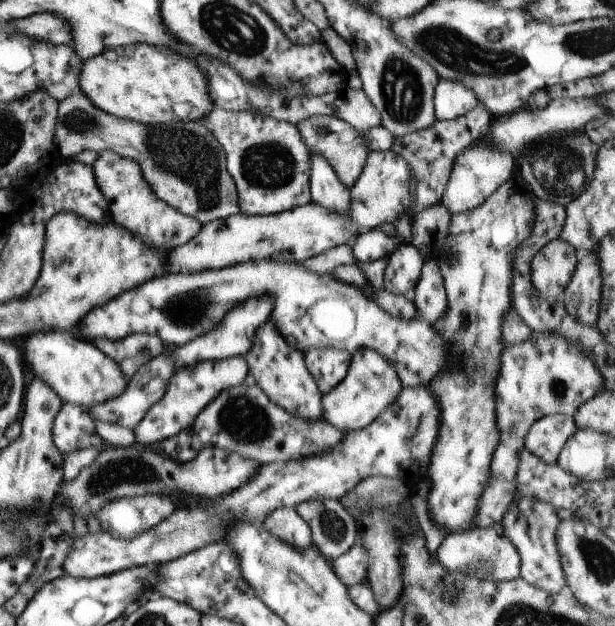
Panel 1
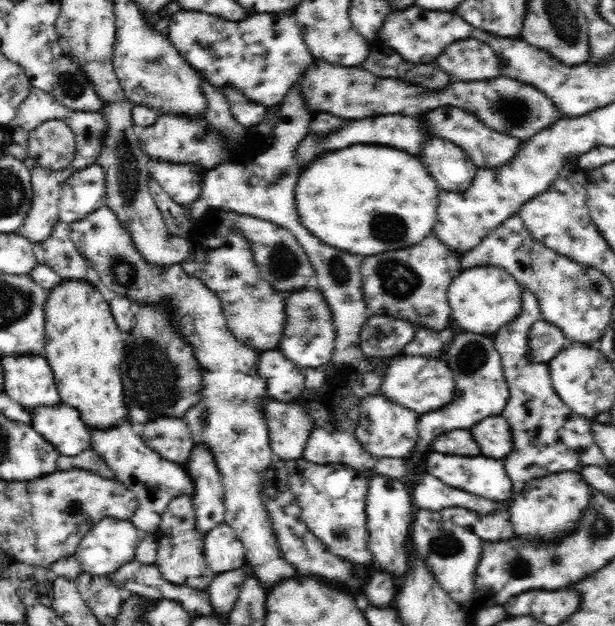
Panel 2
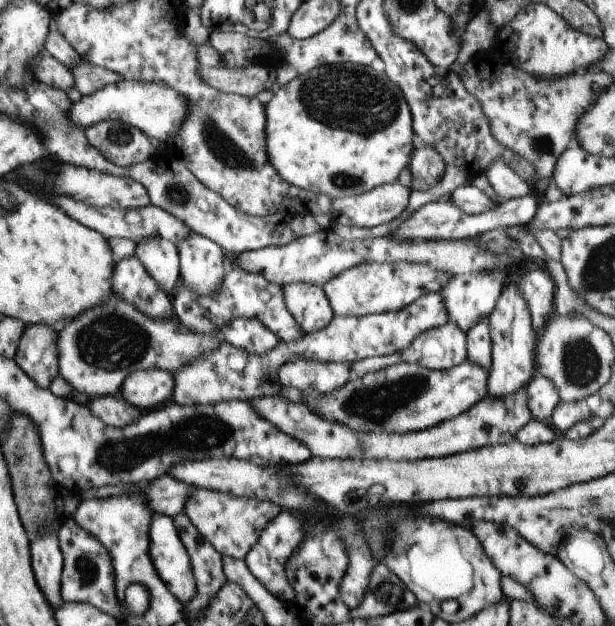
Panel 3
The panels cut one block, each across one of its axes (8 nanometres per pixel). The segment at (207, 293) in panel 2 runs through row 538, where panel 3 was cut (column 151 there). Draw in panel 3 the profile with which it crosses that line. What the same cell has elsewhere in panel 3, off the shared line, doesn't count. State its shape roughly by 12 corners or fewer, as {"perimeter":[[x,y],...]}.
{"perimeter":[[151,237],[134,255],[163,292],[179,280],[172,242]]}

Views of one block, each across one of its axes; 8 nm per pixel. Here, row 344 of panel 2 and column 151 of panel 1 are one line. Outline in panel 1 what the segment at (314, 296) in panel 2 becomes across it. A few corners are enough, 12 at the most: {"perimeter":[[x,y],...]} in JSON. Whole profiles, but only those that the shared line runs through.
{"perimeter":[[301,263],[163,272],[93,308],[86,341],[177,347],[247,298],[299,350],[368,349],[401,387],[447,368],[445,340]]}

